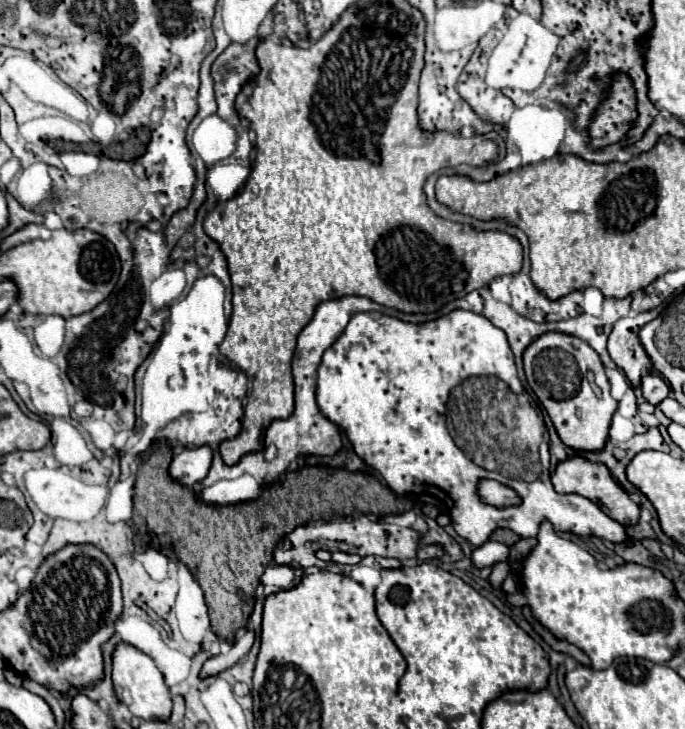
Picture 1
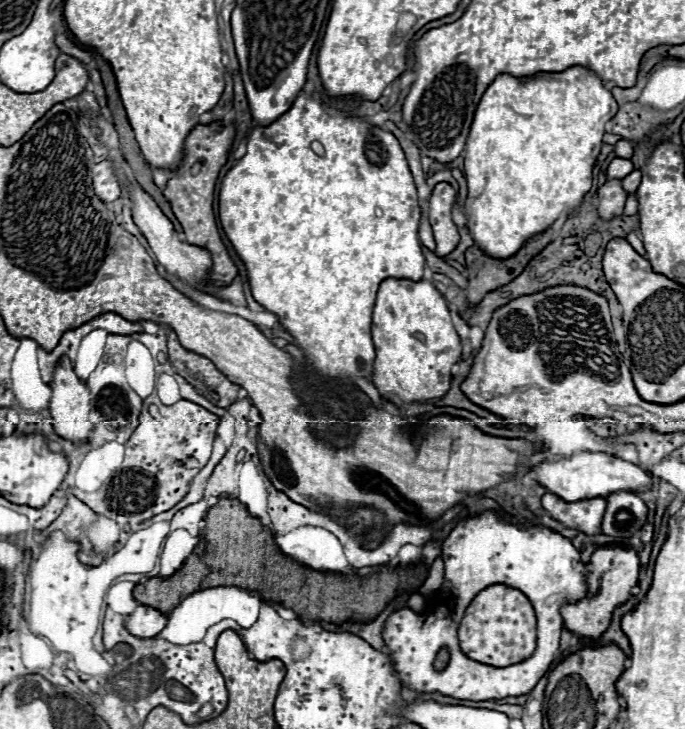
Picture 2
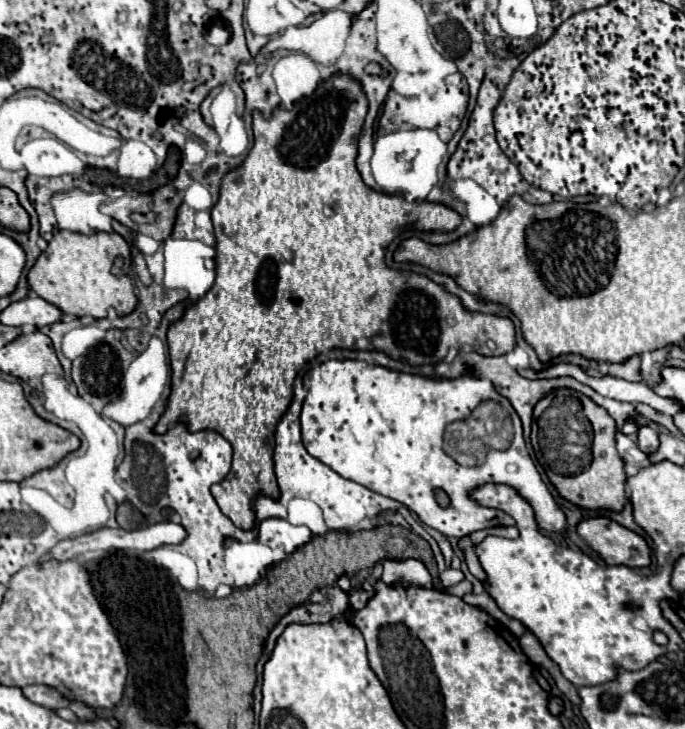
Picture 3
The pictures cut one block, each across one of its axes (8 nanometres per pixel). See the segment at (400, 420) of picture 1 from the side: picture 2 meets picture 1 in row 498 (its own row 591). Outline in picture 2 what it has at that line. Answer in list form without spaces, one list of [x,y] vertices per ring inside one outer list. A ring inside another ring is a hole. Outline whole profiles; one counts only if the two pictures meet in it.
[[[484,512],[476,518],[462,520],[450,532],[442,544],[442,558],[446,568],[444,584],[438,592],[434,592],[434,600],[438,602],[430,602],[432,608],[424,614],[416,614],[410,608],[394,612],[382,630],[382,638],[388,644],[388,656],[394,660],[400,682],[408,684],[416,692],[440,692],[444,696],[474,702],[528,694],[550,670],[550,664],[558,654],[562,632],[560,608],[566,602],[586,598],[586,564],[582,562],[580,552],[558,532],[548,528],[532,528],[528,522],[516,526],[498,518],[494,512]],[[494,584],[512,586],[524,592],[524,596],[532,602],[538,620],[536,652],[520,664],[512,664],[508,668],[496,668],[468,658],[460,650],[456,636],[464,610],[470,606],[474,596]],[[444,646],[450,648],[450,662],[444,670],[436,670],[434,660],[438,650]]]

